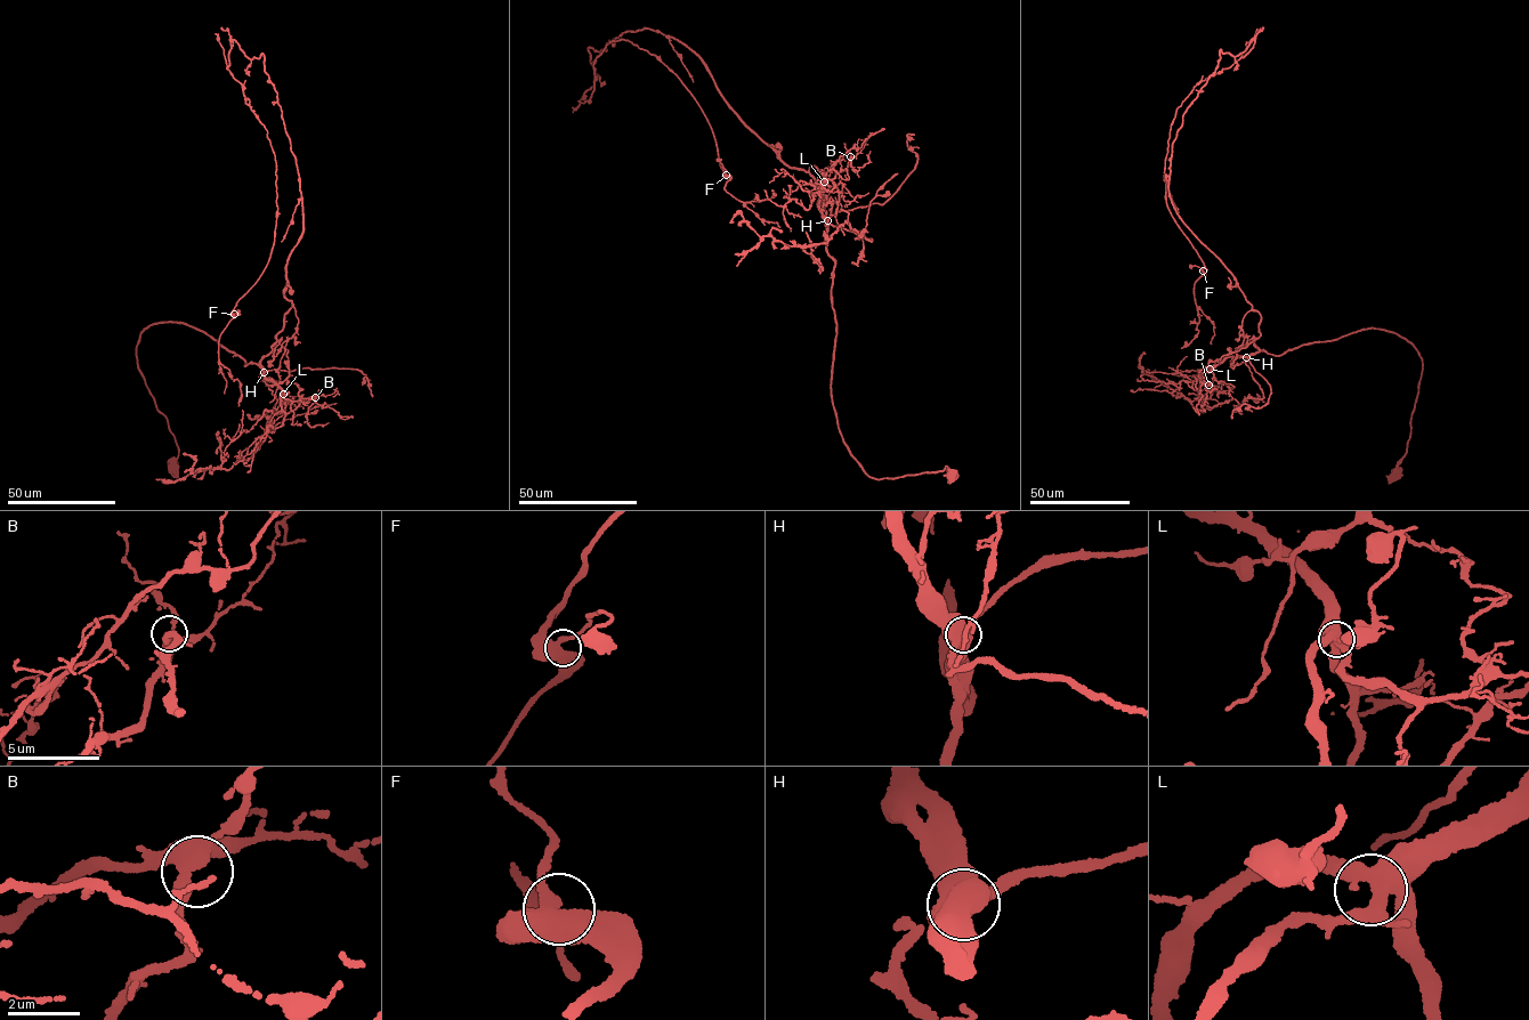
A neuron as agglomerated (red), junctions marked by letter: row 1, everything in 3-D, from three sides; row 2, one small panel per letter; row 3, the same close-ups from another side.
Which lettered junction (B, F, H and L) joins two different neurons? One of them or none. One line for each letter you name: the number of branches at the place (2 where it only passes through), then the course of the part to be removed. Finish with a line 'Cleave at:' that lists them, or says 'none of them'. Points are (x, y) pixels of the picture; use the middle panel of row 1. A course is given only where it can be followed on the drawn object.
H: 4 | (827, 220), (827, 226), (872, 240), (846, 221), (826, 242), (787, 247), (761, 236), (741, 212), (730, 223)
Cleave at: H

